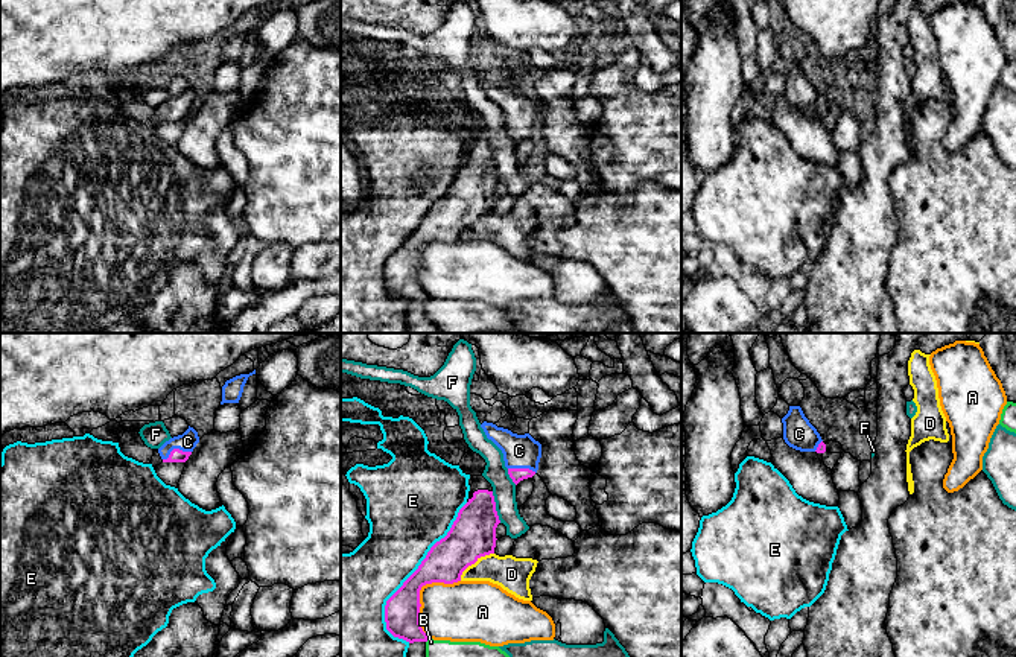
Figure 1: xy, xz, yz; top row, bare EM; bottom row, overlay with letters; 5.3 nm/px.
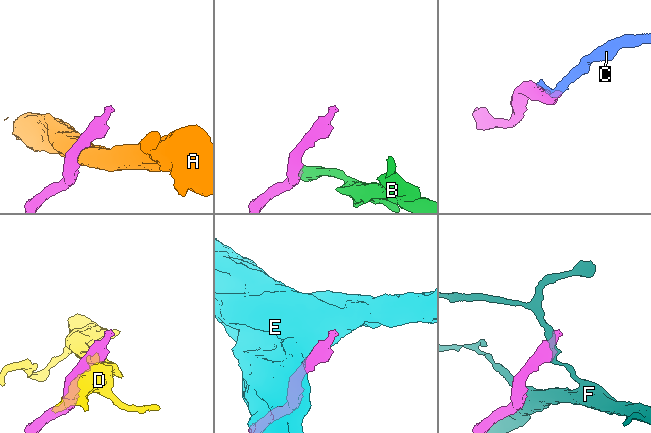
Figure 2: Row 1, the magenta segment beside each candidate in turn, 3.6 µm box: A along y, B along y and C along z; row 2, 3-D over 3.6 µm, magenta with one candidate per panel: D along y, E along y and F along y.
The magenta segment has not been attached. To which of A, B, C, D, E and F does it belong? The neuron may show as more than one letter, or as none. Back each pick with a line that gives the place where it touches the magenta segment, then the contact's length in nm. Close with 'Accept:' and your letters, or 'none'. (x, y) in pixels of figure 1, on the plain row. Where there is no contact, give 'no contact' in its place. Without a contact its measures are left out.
C: xy (175, 108) | 160 nm
Accept: C

